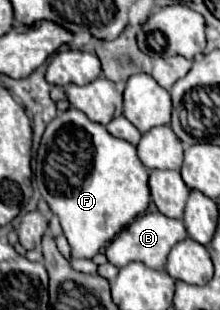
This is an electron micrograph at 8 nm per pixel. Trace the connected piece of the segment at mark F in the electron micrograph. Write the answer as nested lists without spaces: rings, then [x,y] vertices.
[[[75,107],[59,113],[43,133],[35,181],[41,197],[59,217],[71,245],[71,257],[93,259],[123,227],[149,207],[149,171],[139,161],[135,145],[109,135],[109,131],[87,119]]]

